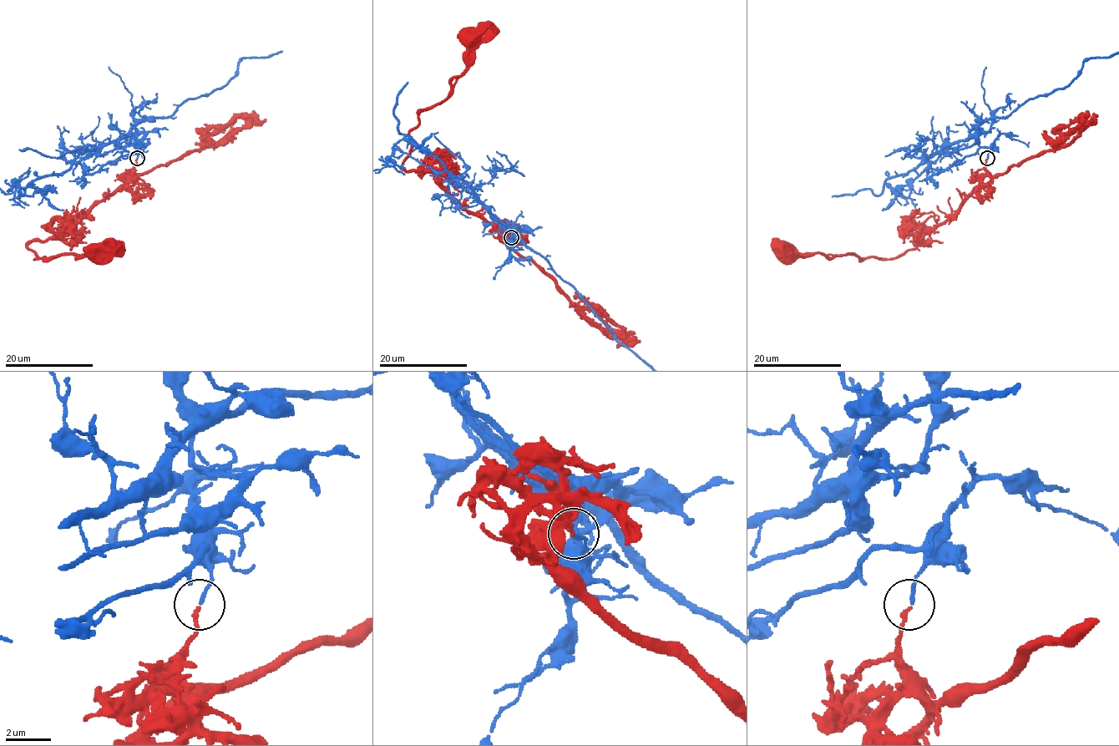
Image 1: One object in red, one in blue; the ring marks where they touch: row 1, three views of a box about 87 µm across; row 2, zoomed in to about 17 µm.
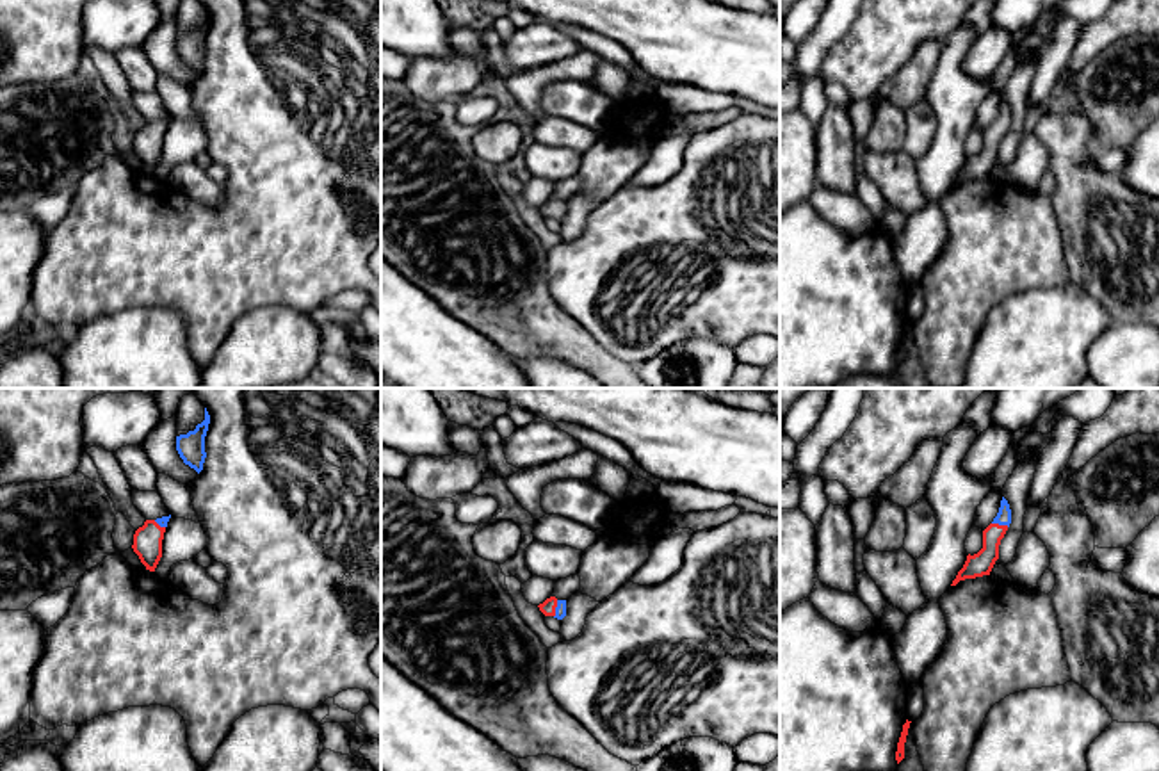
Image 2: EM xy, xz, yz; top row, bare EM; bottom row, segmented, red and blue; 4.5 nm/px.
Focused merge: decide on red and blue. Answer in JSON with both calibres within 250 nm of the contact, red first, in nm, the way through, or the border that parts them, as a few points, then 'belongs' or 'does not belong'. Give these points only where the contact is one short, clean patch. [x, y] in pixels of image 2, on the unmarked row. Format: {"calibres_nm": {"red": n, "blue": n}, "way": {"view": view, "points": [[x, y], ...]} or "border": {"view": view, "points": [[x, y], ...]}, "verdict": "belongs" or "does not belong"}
{"calibres_nm": {"red": 110, "blue": 70}, "verdict": "does not belong"}

